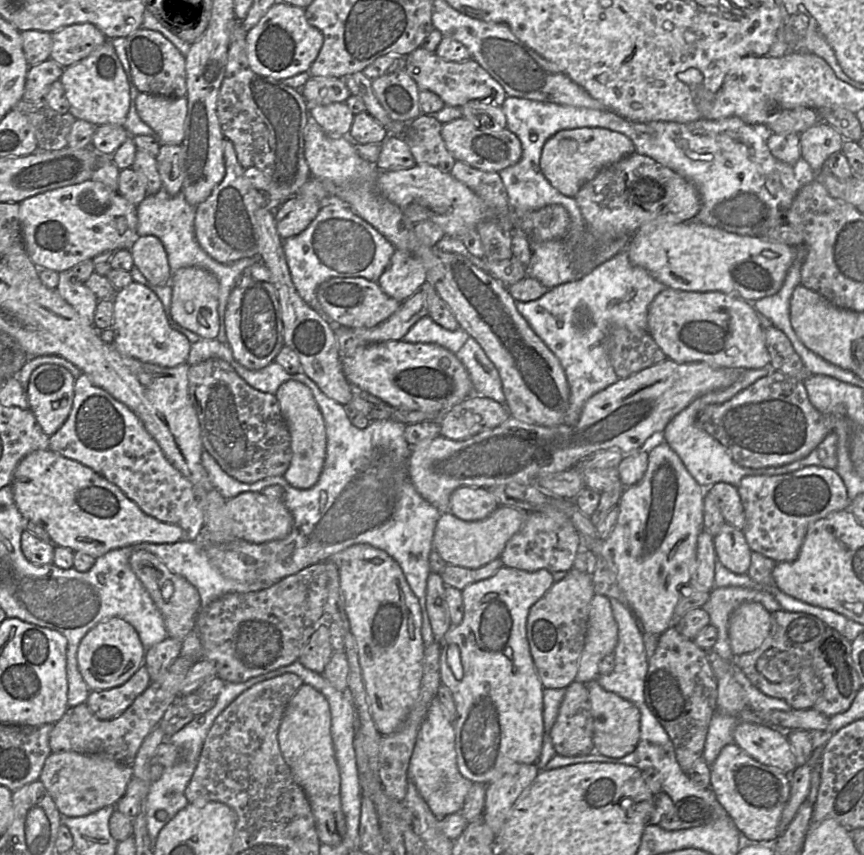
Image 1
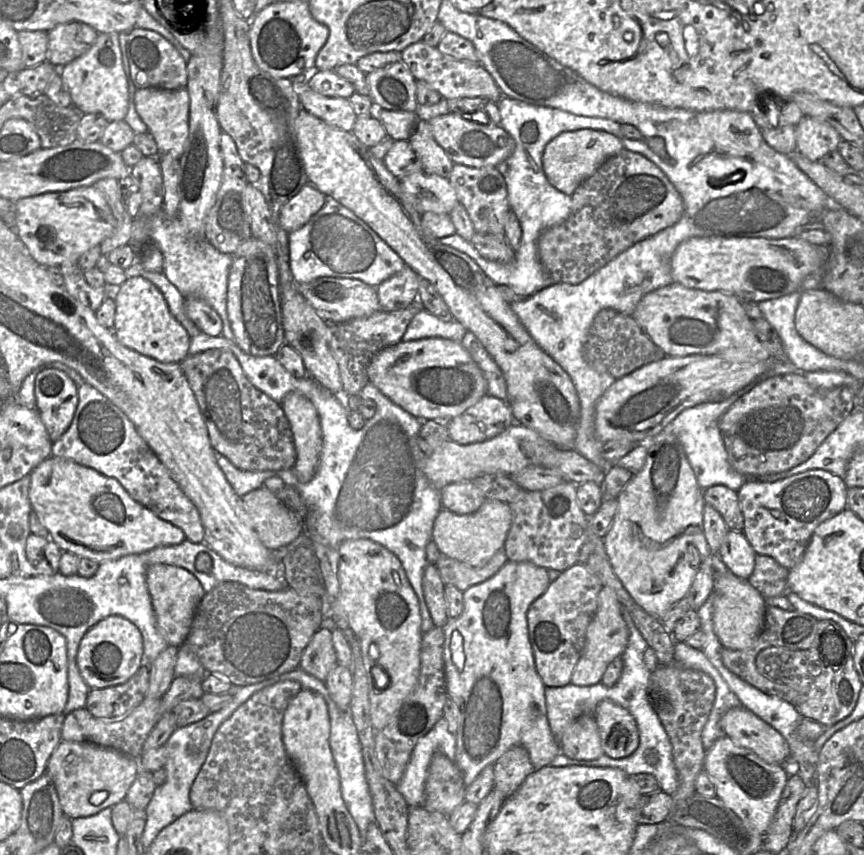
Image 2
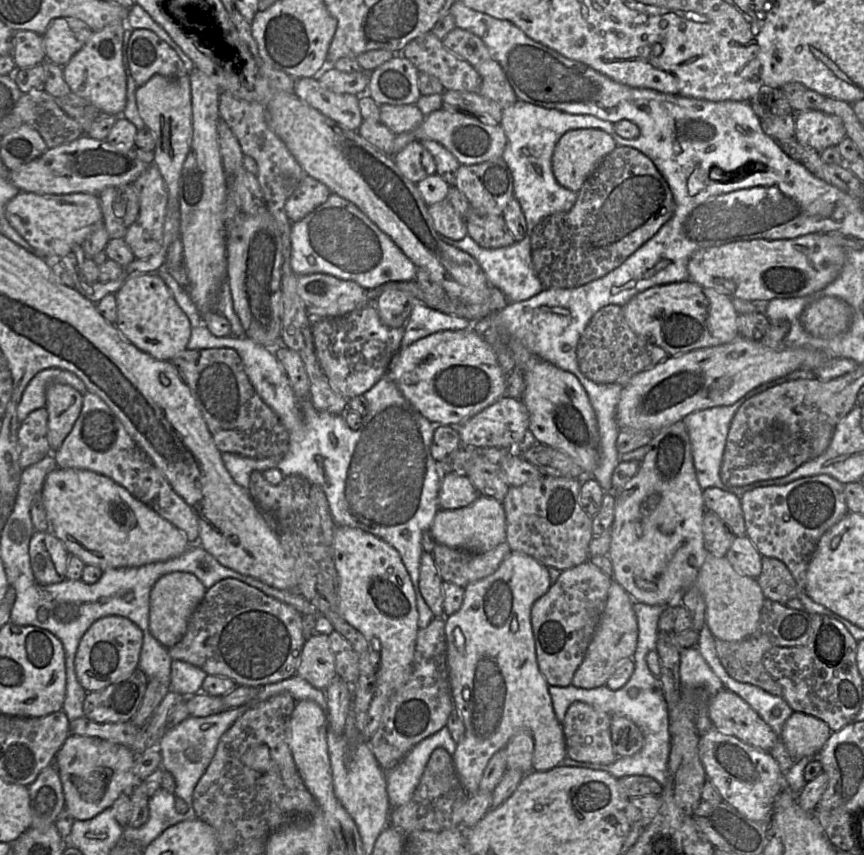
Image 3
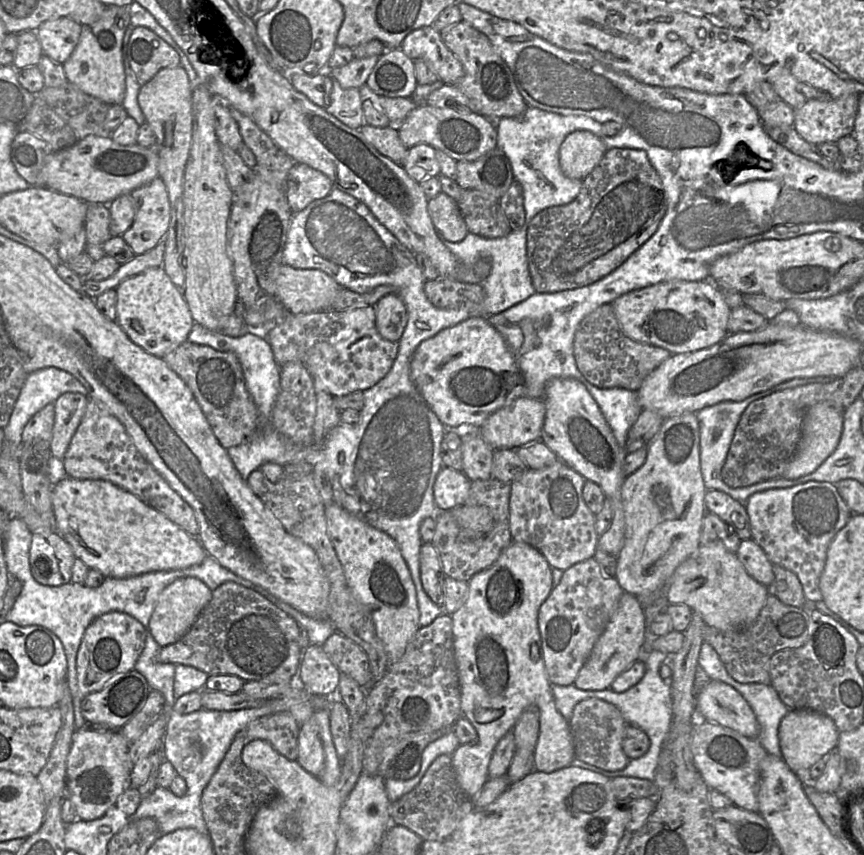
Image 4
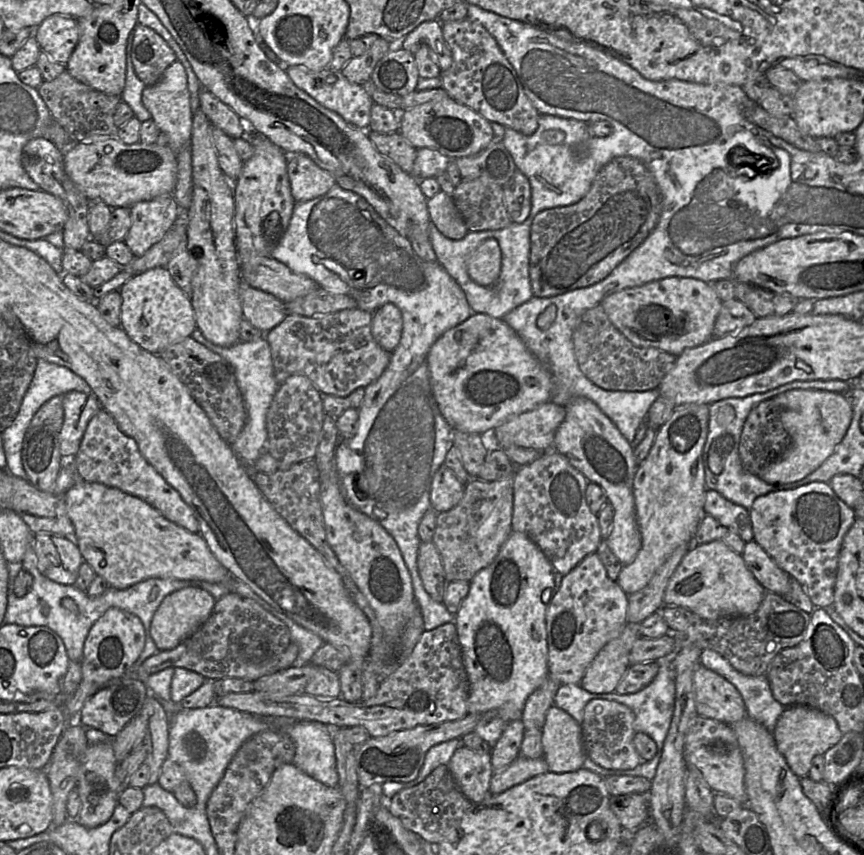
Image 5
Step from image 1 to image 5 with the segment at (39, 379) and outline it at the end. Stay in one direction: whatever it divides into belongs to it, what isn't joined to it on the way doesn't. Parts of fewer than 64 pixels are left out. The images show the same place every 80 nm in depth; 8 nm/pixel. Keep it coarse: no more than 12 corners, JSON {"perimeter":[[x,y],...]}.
{"perimeter":[[93,392],[62,399],[62,463],[74,458],[90,419],[102,409]]}

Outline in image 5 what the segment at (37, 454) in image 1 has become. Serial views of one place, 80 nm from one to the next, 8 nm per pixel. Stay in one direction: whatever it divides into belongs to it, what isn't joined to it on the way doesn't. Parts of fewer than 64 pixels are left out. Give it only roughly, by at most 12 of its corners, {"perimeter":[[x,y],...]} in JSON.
{"perimeter":[[79,481],[62,497],[111,588],[232,578],[199,533]]}

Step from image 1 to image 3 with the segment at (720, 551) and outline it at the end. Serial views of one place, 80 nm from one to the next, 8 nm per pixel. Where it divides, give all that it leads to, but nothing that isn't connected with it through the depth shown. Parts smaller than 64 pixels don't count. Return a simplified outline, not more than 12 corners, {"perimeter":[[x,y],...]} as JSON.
{"perimeter":[[747,536],[735,537],[725,557],[757,579],[762,556]]}

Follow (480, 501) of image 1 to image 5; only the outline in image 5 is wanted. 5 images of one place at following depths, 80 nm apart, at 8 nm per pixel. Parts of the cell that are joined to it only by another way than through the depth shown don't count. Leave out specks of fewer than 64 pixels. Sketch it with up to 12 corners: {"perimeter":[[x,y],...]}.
{"perimeter":[[444,464],[434,474],[431,509],[458,504],[466,484]]}

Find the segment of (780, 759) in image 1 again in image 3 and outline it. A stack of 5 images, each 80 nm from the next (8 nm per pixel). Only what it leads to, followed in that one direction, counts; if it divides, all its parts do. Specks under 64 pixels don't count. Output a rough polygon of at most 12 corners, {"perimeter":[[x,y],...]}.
{"perimeter":[[737,694],[707,705],[713,727],[770,752],[780,740]]}

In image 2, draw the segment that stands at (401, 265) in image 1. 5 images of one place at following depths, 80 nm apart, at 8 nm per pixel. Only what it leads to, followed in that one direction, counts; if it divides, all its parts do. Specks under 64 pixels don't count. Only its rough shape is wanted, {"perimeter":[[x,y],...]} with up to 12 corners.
{"perimeter":[[407,265],[376,287],[380,311],[418,302],[418,274]]}

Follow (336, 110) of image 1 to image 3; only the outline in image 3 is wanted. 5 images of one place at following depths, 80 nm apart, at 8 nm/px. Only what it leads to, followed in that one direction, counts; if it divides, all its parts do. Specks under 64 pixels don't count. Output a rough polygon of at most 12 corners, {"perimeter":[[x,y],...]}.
{"perimeter":[[314,77],[294,93],[348,130],[363,121],[358,96],[334,93]]}

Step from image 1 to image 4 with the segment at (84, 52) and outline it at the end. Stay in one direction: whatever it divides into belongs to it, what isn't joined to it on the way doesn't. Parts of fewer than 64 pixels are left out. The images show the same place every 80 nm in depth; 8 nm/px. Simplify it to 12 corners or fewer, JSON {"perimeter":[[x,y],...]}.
{"perimeter":[[67,17],[37,30],[43,55],[63,64],[82,26]]}

